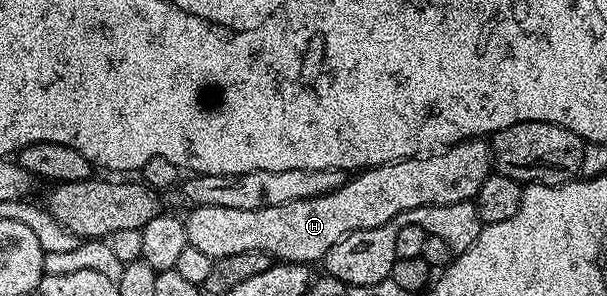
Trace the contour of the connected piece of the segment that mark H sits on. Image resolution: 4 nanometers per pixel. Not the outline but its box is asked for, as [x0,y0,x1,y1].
[184,137,494,265]

